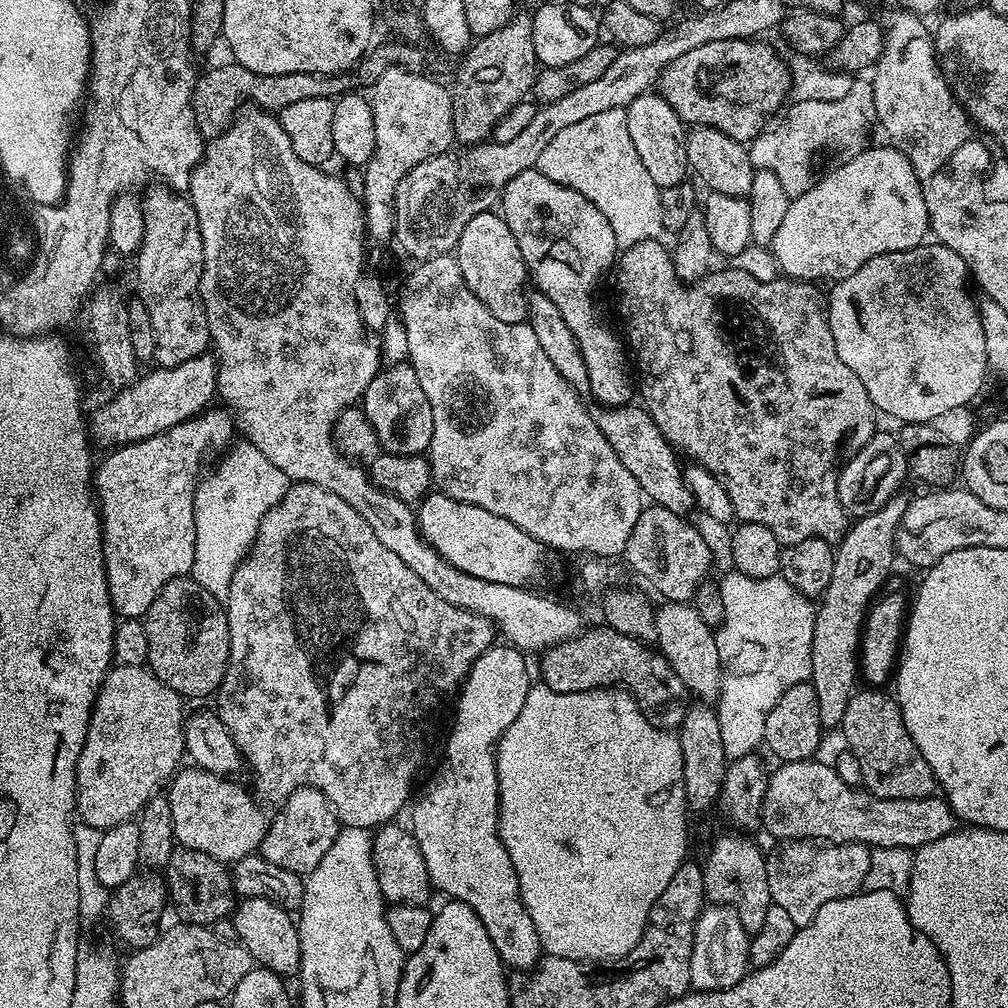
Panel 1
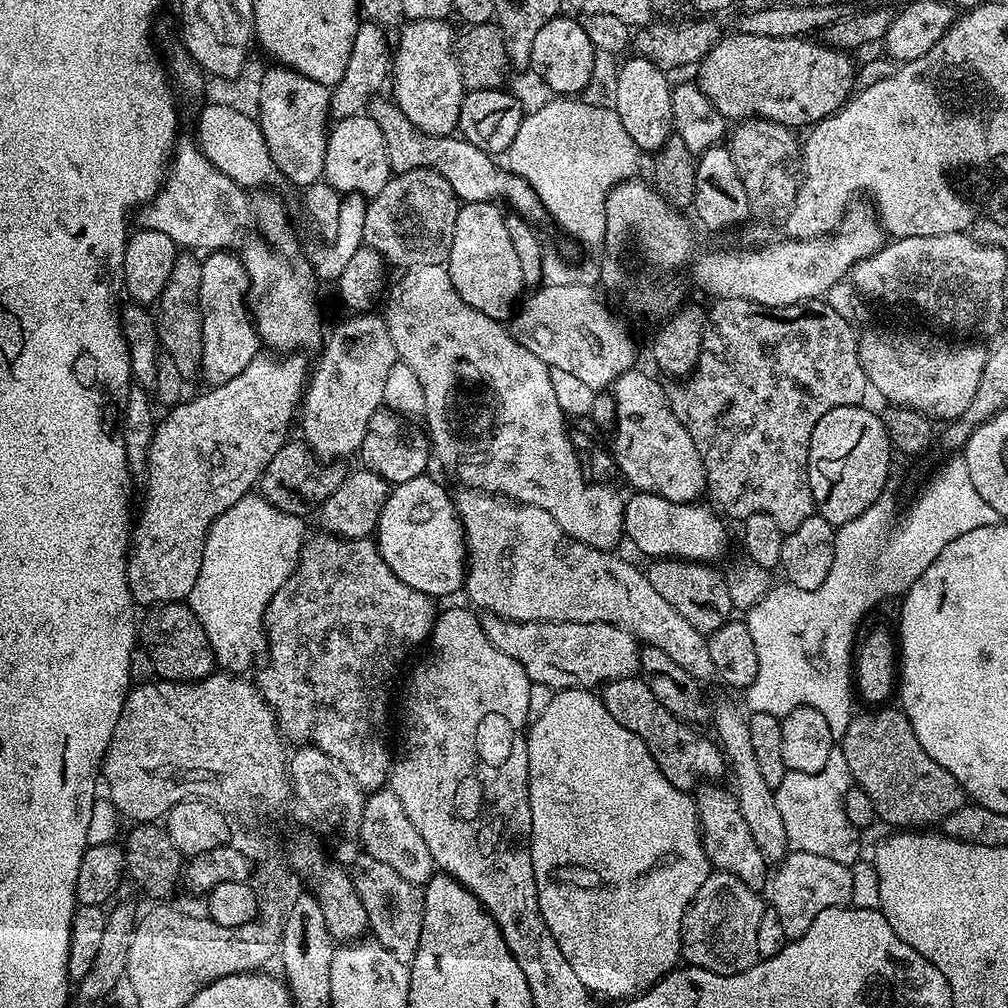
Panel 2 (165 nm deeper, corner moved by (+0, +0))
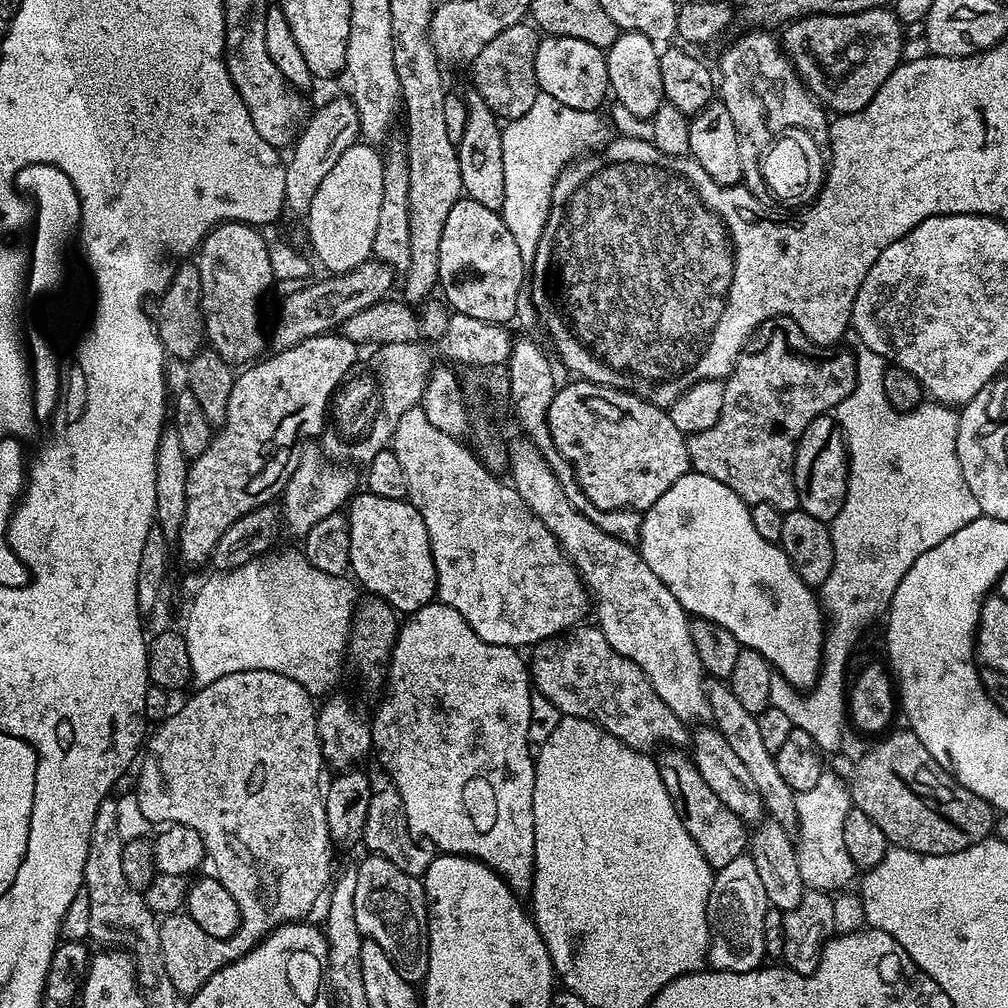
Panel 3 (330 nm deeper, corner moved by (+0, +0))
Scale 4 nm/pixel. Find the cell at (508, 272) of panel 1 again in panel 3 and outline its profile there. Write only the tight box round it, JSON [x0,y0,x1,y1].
[438,198,526,326]

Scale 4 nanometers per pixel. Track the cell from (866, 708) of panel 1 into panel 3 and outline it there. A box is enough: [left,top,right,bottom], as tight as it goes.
[850,730,997,854]

